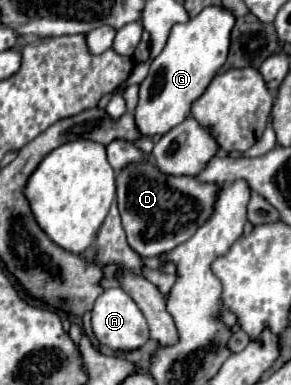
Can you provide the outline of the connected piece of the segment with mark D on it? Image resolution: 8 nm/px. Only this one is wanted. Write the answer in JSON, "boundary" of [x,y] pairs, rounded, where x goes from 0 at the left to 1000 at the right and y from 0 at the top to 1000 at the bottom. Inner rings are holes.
{"boundary":[[[529,416],[412,436],[399,452],[399,499],[440,639],[488,670],[522,670],[632,634],[694,582],[708,582],[708,571],[722,571],[756,494],[756,478],[708,478],[674,457],[570,457],[529,436]]]}

